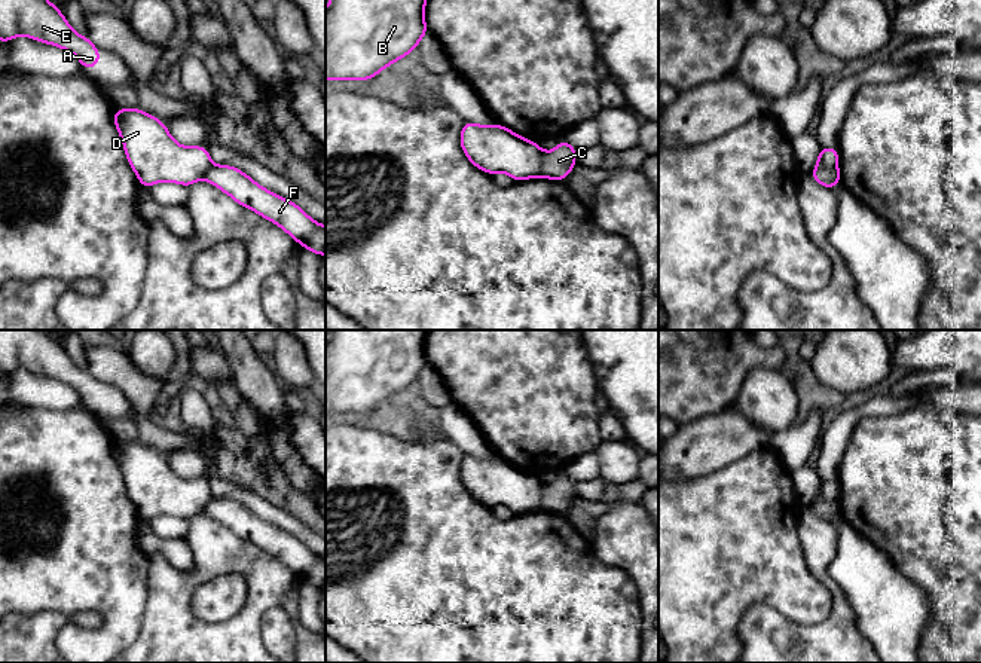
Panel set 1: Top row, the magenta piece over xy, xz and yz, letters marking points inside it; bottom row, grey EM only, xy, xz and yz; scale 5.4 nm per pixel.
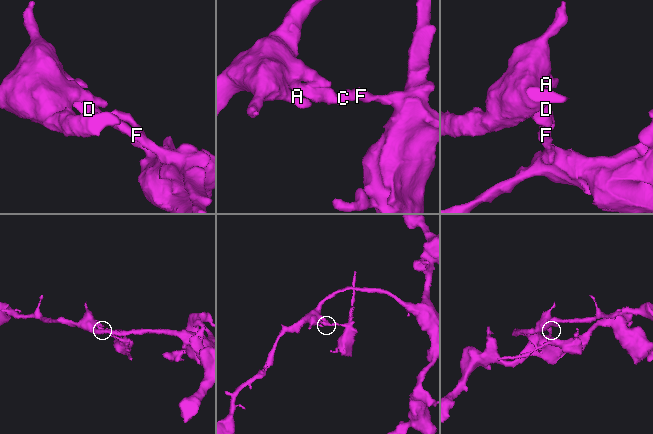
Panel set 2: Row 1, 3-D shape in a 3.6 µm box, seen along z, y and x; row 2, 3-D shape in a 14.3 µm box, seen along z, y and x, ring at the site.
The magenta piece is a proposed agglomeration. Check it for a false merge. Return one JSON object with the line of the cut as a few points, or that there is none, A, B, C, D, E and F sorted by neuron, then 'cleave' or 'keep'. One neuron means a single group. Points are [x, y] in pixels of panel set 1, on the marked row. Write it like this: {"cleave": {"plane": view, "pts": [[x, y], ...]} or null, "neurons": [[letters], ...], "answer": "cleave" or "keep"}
{"cleave": {"plane": "xz", "pts": [[543, 152], [538, 176]]}, "neurons": [["A", "B", "D", "E"], ["C", "F"]], "answer": "cleave"}

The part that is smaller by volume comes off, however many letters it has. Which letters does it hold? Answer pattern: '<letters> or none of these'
C, F

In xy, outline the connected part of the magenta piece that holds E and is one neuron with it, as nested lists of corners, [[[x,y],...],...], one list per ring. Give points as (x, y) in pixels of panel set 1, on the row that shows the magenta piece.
[[[0,0],[0,42],[18,36],[58,46],[77,56],[83,70],[101,61],[98,48],[67,22],[49,0]]]

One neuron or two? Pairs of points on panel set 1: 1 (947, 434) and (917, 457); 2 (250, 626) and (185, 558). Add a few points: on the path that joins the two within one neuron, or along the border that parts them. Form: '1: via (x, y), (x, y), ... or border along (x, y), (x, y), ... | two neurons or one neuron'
1: via (940, 442), (925, 457) | one neuron
2: border along (158, 556), (179, 570), (189, 570), (195, 562) | two neurons

